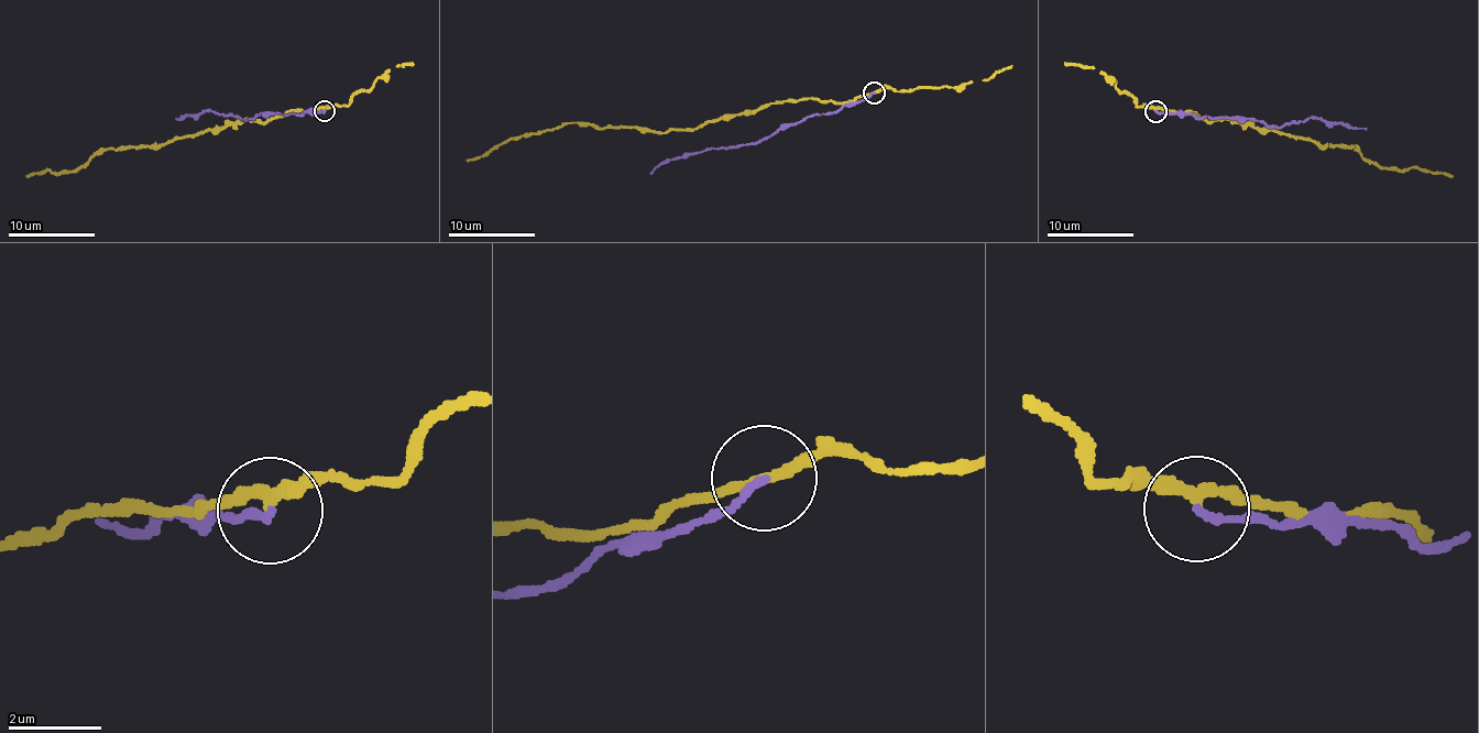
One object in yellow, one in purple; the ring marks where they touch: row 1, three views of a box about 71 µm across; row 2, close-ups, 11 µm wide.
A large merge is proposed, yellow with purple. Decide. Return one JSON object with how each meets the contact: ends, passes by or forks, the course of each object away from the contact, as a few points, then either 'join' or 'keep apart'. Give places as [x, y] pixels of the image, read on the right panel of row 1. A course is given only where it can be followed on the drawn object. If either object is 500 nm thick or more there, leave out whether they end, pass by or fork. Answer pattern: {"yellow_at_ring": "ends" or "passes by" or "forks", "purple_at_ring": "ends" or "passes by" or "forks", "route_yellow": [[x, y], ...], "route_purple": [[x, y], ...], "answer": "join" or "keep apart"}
{"yellow_at_ring": "passes by", "purple_at_ring": "ends", "route_yellow": [[1157, 110], [1230, 119], [1321, 145], [1356, 145], [1388, 168], [1453, 176]], "route_purple": [[1157, 110], [1184, 111], [1196, 118], [1251, 117], [1279, 128], [1318, 117], [1367, 130]], "answer": "keep apart"}

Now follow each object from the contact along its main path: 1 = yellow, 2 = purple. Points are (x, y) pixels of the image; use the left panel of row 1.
1: (324, 110), (302, 109), (263, 122), (240, 120), (156, 145), (100, 149), (72, 172), (44, 168), (25, 176)
2: (324, 110), (305, 110), (300, 115), (259, 112), (245, 120), (204, 110), (176, 119)

